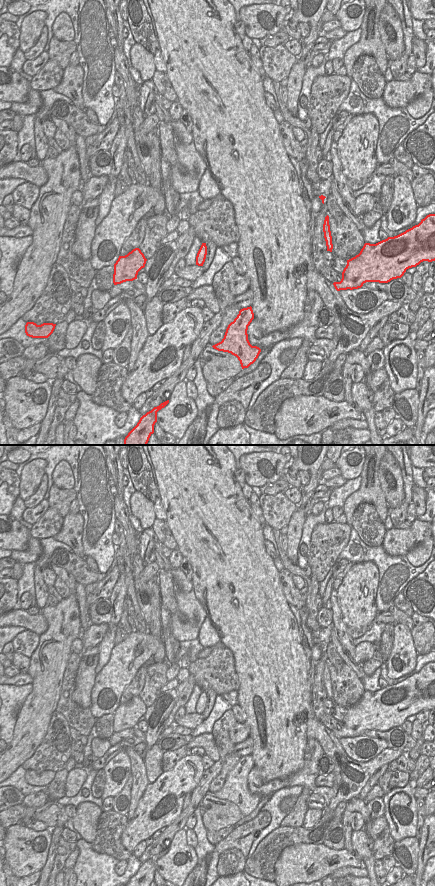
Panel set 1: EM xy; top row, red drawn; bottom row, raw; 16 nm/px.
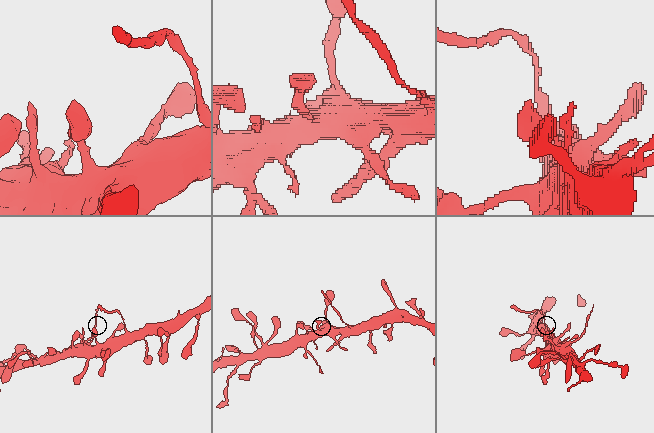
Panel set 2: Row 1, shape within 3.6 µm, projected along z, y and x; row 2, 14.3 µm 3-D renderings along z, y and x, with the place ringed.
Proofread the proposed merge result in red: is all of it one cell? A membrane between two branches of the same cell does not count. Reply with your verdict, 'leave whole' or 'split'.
split

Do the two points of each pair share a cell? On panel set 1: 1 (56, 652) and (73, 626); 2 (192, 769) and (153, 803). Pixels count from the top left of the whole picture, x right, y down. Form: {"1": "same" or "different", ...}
{"1": "same", "2": "same"}

